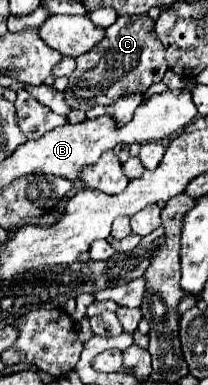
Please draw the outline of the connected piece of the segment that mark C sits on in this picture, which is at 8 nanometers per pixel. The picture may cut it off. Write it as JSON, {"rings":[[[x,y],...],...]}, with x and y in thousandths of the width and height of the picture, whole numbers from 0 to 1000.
{"rings":[[[572,42],[543,68],[505,78],[505,94],[457,125],[370,151],[370,177],[332,197],[332,223],[313,229],[313,265],[341,286],[438,286],[466,270],[524,275],[563,255],[611,244],[688,244],[726,218],[774,213],[803,182],[793,125],[764,109],[736,52],[688,42]]]}

